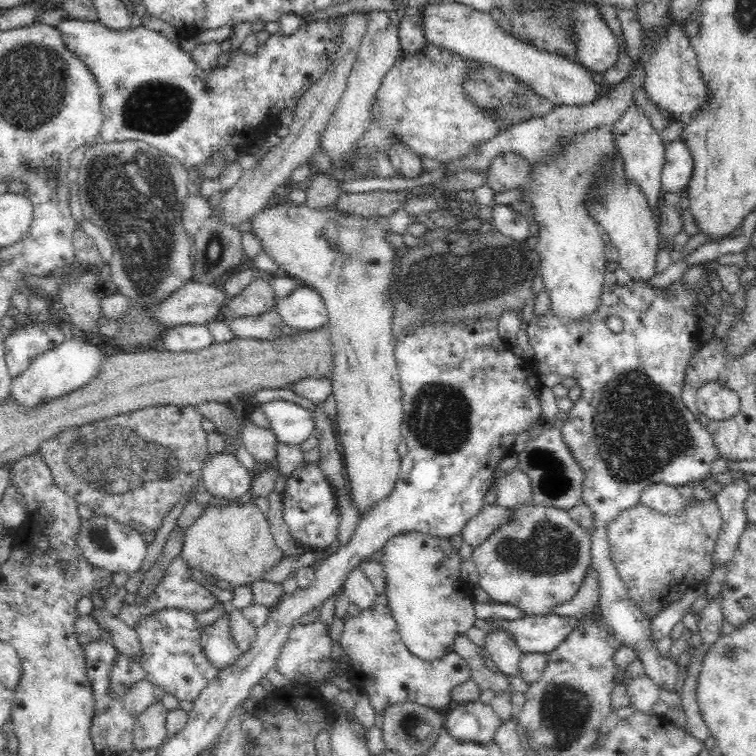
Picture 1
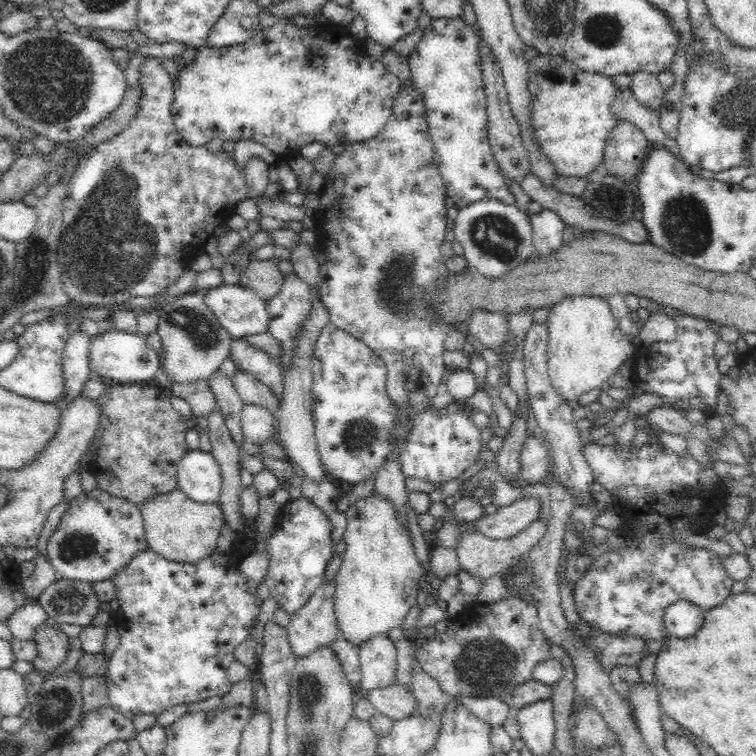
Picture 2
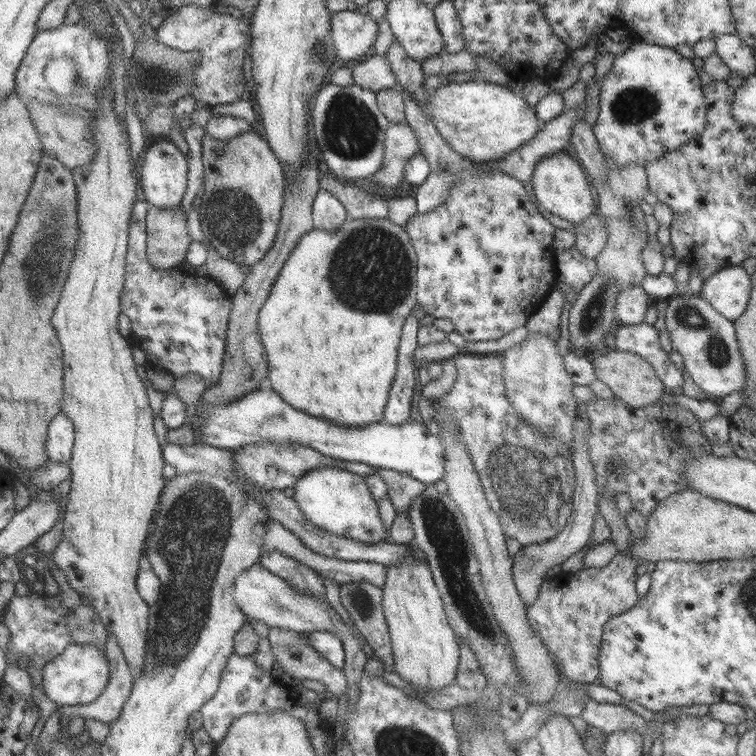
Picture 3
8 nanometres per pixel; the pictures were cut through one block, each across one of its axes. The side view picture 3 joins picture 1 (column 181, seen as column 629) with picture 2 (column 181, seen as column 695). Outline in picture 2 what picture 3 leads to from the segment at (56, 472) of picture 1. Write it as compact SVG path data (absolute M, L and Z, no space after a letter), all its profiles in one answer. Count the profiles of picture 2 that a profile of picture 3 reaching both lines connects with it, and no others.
M105 378L97 379L105 384L103 393L97 398L100 418L91 444L96 446L92 462L86 465L87 471L94 475L98 489L118 498L124 498L138 506L152 501L160 494L177 490L178 463L188 452L185 434L190 423L170 404L170 394L153 383L114 383Z

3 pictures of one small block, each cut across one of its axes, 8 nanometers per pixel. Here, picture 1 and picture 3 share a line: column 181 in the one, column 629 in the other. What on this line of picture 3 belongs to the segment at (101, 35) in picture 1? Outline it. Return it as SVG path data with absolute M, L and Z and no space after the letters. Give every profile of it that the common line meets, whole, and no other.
M643 41L636 42L636 44L632 43L632 46L630 46L623 54L615 56L612 69L610 69L606 74L606 77L602 78L600 81L600 113L597 116L595 124L593 124L593 132L597 138L602 154L605 157L614 159L616 165L626 165L628 163L645 165L648 162L654 162L666 151L678 150L680 146L684 145L684 143L690 141L692 137L704 130L705 125L707 124L706 112L708 111L708 108L706 108L706 98L704 98L704 86L701 84L698 72L689 59L683 58L672 48L657 46L655 43L646 43Z

